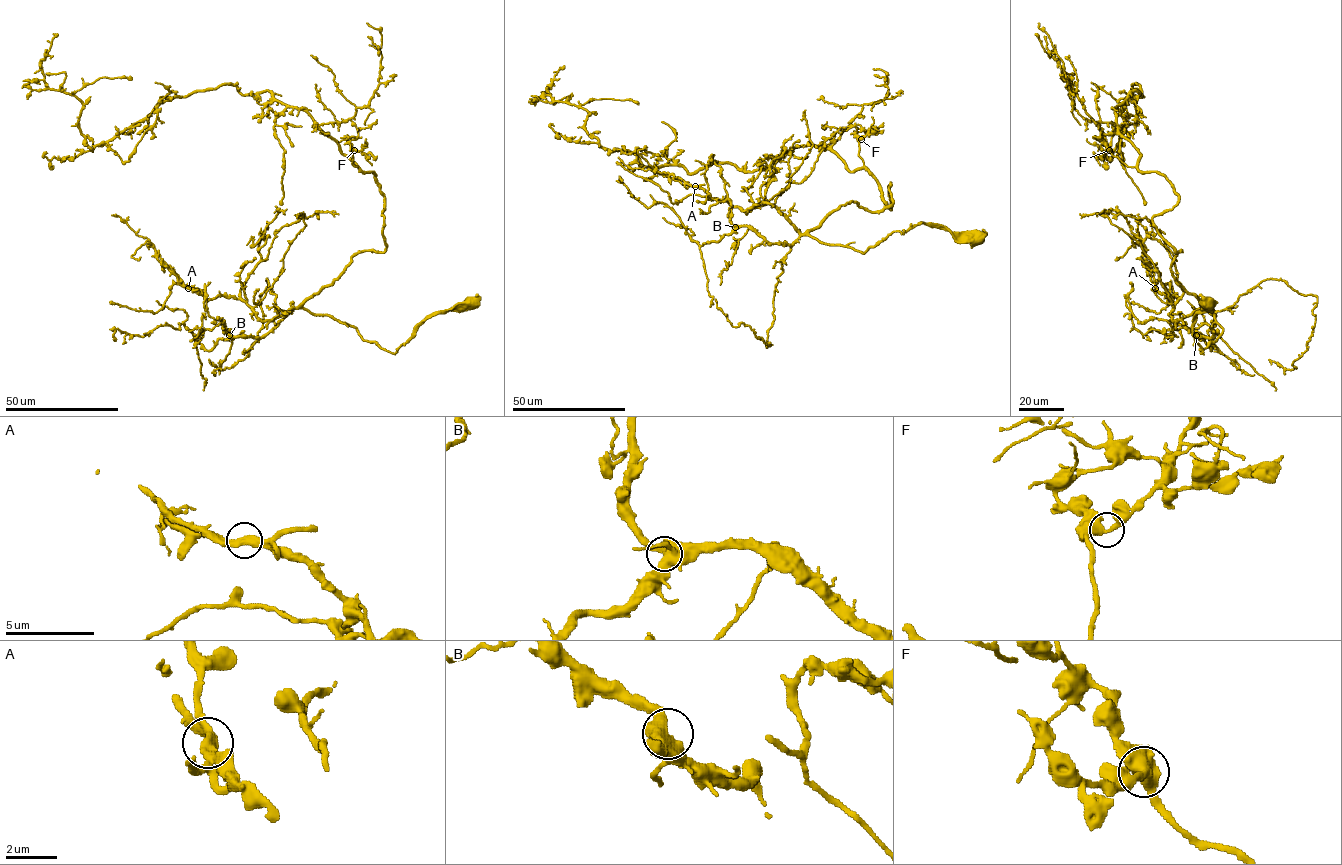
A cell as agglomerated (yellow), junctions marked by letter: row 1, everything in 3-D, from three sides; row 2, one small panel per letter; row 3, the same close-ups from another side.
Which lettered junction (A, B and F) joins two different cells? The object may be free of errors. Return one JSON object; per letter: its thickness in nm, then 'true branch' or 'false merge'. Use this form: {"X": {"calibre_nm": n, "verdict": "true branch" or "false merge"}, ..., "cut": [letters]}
{"A": {"calibre_nm": 440, "verdict": "false merge"}, "B": {"calibre_nm": 550, "verdict": "true branch"}, "F": {"calibre_nm": 400, "verdict": "true branch"}, "cut": ["A"]}

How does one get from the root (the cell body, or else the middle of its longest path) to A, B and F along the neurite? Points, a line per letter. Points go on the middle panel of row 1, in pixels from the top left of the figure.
A: (977, 236), (919, 223), (890, 233), (862, 253), (803, 235), (769, 203), (741, 210), (695, 186)
B: (977, 236), (919, 223), (890, 233), (862, 253), (808, 235), (791, 244), (769, 243), (746, 226), (735, 227)
F: (977, 236), (919, 223), (864, 253), (813, 238), (850, 201), (888, 208), (890, 182), (891, 208), (861, 139)

